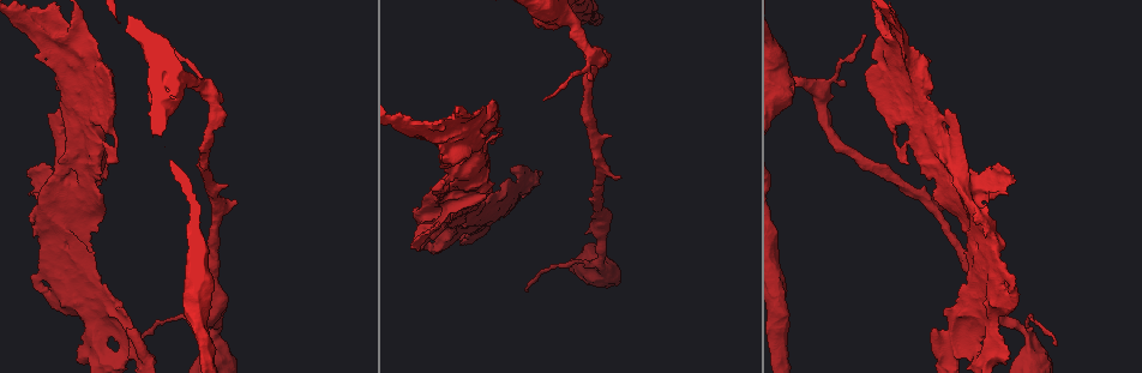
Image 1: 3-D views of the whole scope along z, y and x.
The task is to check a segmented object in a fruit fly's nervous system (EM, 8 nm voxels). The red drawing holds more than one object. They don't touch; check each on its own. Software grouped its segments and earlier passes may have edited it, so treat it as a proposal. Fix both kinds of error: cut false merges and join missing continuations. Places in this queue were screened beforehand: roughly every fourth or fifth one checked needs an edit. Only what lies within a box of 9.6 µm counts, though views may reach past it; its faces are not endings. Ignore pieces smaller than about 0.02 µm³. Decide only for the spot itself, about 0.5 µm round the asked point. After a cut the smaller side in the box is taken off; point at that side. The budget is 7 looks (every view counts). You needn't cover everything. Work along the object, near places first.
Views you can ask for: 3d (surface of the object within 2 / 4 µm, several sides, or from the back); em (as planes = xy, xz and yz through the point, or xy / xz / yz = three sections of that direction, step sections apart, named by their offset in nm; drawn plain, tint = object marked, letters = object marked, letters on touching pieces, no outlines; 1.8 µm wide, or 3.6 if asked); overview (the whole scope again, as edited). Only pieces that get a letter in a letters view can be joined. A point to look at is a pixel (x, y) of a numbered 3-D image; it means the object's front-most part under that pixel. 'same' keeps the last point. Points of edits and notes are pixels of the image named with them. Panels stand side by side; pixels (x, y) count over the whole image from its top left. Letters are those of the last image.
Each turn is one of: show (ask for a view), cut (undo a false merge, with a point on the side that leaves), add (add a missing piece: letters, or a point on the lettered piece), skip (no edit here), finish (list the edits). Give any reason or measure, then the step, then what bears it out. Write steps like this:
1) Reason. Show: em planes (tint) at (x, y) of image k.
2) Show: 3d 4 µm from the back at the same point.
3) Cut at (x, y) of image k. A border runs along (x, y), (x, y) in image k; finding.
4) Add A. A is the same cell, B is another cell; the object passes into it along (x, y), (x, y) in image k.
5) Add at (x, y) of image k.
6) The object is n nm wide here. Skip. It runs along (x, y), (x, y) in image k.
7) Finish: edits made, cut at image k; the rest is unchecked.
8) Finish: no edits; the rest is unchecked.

Four-way junction. Show: em planes (plain) at (67, 210) of image 1.

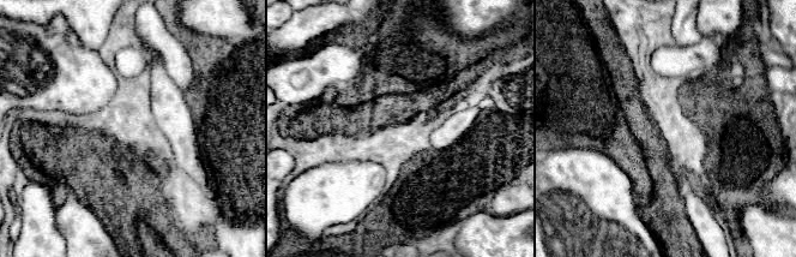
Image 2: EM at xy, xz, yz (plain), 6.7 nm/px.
Show: em planes (letters) at the same point.

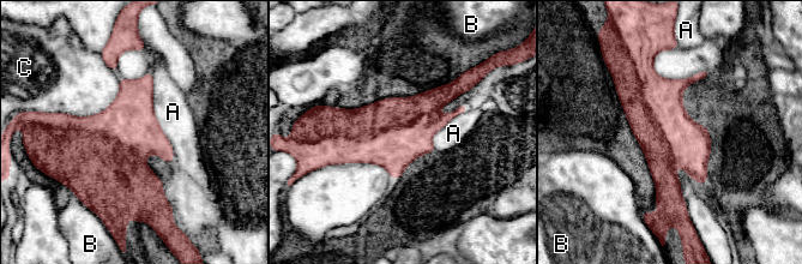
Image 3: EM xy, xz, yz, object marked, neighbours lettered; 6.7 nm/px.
The longest contact is with A, 550 nm. Skip. A, B and C are other cells; continuous, no second neuron.

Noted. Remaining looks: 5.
Show: em 3.6 µm yz step 4 (tint) at (64, 104) of image 1.

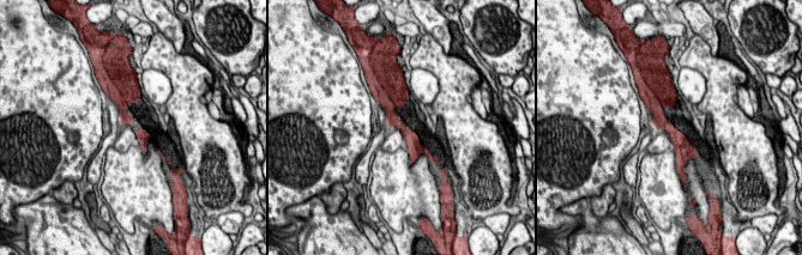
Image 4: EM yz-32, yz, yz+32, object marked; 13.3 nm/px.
Cut it another way. Show: em 3.6 µm planes (letters) at the same point.

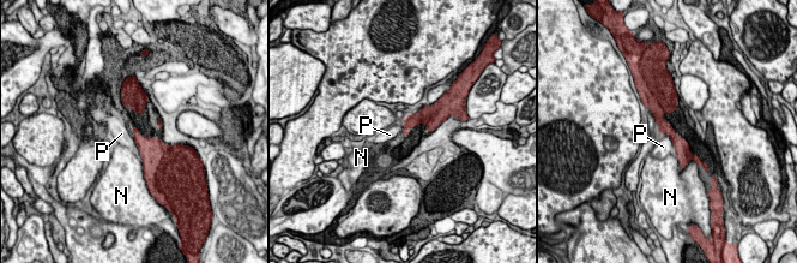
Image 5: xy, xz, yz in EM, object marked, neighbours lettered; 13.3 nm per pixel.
Skip. N and P are other cells; it runs along (670, 99), (660, 121), (683, 162) in image 5; all the same neuron.

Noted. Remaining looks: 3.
Show: 3d 2 µm at (97, 47) of image 1.

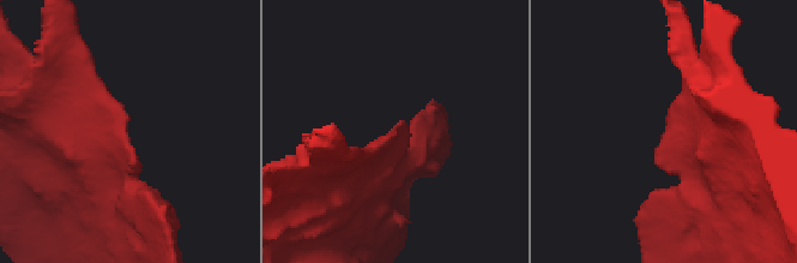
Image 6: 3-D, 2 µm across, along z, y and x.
Show: em planes (letters) at (394, 133) of image 6.

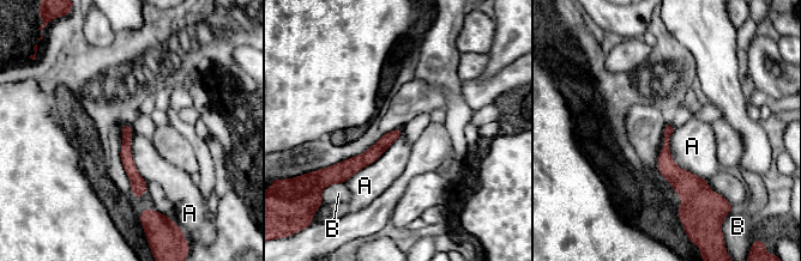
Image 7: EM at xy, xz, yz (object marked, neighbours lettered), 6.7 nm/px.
Skip. A and B are other cells; no lettered piece goes on from it.

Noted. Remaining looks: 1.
Finish: no edits; the rest is unchecked.

